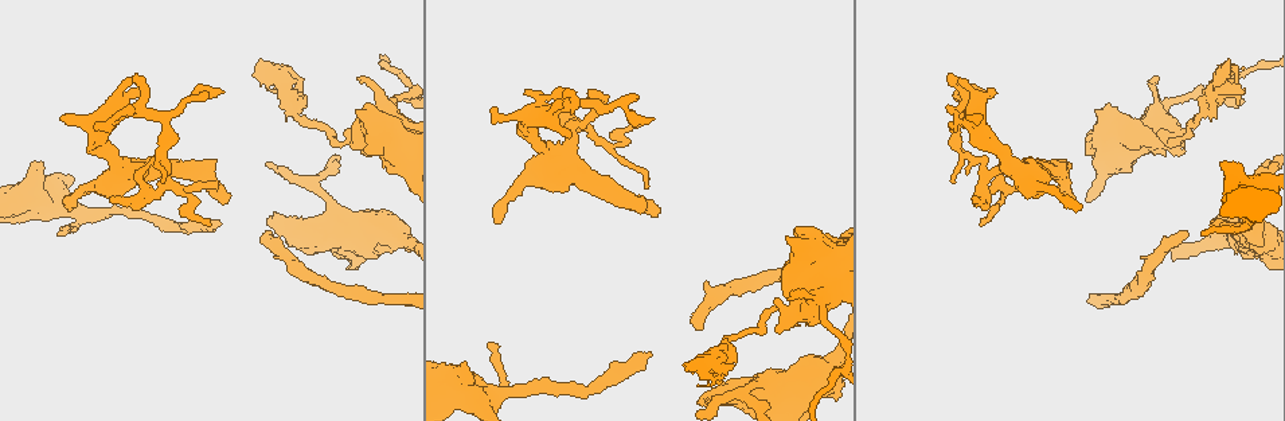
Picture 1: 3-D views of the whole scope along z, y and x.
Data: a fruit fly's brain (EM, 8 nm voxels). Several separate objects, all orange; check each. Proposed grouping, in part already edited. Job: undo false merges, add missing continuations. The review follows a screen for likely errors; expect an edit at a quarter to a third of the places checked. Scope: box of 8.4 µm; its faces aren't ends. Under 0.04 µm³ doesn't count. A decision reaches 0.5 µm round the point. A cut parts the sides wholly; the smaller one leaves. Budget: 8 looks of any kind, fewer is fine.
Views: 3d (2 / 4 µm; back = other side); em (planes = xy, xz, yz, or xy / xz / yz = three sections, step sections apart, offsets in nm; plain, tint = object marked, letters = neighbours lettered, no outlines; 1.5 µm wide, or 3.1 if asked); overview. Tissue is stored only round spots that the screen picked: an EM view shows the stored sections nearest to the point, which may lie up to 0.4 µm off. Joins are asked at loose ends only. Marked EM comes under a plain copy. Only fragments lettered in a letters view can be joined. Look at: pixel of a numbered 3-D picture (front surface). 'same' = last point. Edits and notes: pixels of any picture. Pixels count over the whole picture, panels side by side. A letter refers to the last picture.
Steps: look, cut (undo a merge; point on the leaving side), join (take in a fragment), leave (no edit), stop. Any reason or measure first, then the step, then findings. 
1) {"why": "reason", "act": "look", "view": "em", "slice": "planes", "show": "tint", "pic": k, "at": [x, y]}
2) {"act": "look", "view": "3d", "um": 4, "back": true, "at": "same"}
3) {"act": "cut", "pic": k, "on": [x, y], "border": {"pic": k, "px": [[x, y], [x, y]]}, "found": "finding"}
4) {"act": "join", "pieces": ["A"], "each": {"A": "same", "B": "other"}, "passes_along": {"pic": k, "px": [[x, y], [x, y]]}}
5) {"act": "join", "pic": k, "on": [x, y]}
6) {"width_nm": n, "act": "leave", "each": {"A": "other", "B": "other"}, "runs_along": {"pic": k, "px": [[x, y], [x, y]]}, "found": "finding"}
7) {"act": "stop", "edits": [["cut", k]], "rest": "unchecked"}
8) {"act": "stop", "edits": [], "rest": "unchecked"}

{"why": "branch stops here", "act": "look", "view": "em", "slice": "planes", "show": "letters", "pic": 1, "at": [62, 118]}

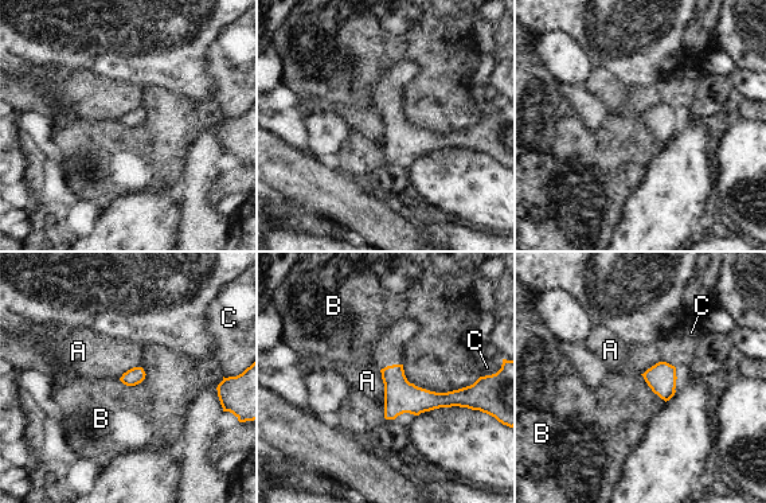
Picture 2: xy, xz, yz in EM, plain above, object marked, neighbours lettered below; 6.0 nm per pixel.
{"longest_contact_nm": ["A", 220], "act": "leave", "each": {"A": "other", "B": "other", "C": "other"}, "runs_along": {"pic": 2, "px": [[385, 371], [413, 400], [465, 394]]}, "found": "none of them fits"}

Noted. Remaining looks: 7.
{"why": "branch stops here", "act": "look", "view": "em", "slice": "yz", "step": 4, "show": "letters", "pic": 1, "at": [1201, 231]}

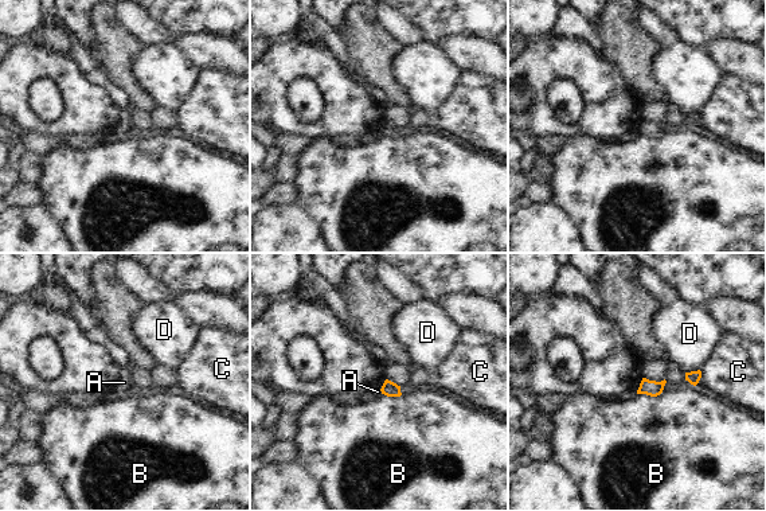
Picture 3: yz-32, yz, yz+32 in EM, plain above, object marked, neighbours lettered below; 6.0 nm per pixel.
{"act": "look", "view": "em", "slice": "planes", "show": "letters", "at": "same"}

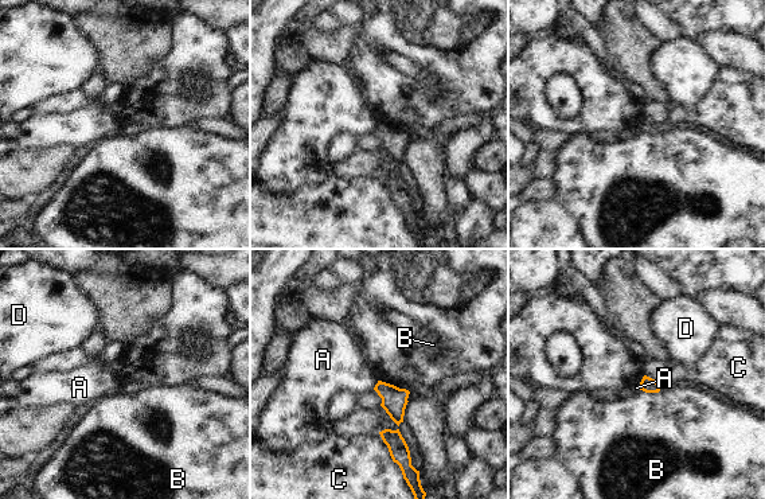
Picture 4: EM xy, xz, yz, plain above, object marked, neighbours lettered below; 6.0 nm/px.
{"longest_contact_nm": ["C", 260], "act": "leave", "each": {"A": "other", "B": "other", "C": "other", "D": "other"}, "border": {"pic": 4, "px": [[378, 381], [373, 388]]}, "found": "no lettered fragment goes on from it"}

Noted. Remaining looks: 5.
{"why": "free end", "act": "look", "view": "3d", "um": 2, "pic": 1, "at": [112, 196]}

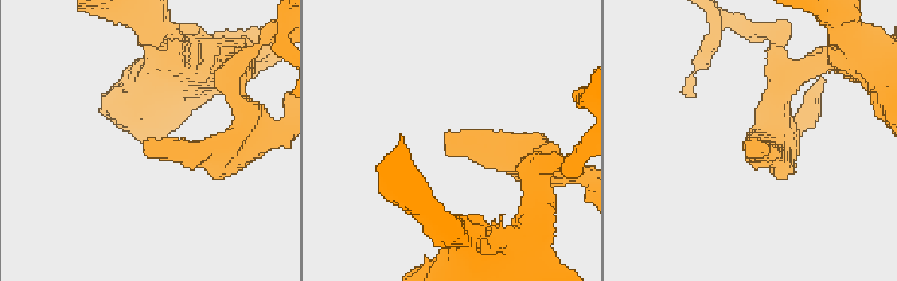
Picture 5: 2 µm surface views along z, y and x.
{"act": "look", "view": "em", "slice": "planes", "show": "letters", "pic": 5, "at": [446, 135]}

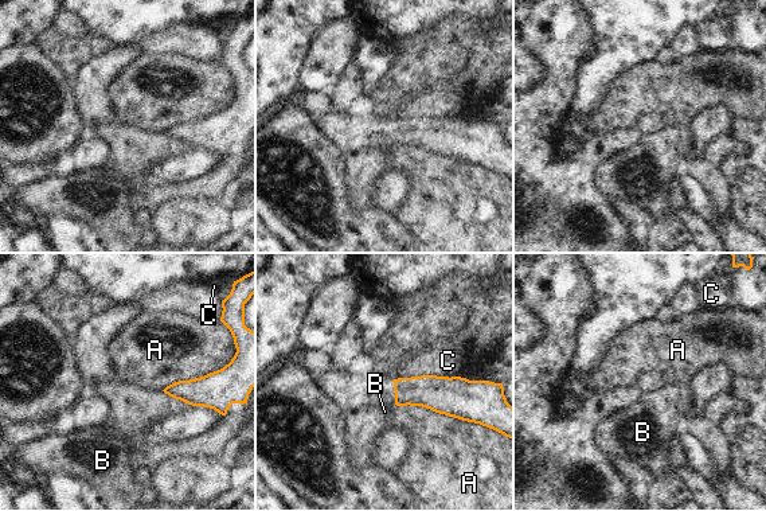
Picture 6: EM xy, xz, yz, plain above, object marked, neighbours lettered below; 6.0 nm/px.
{"act": "leave", "each": {"A": "other", "B": "other", "C": "other"}, "found": "none of them fits"}

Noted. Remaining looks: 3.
{"act": "stop", "edits": [], "rest": "unchecked"}

